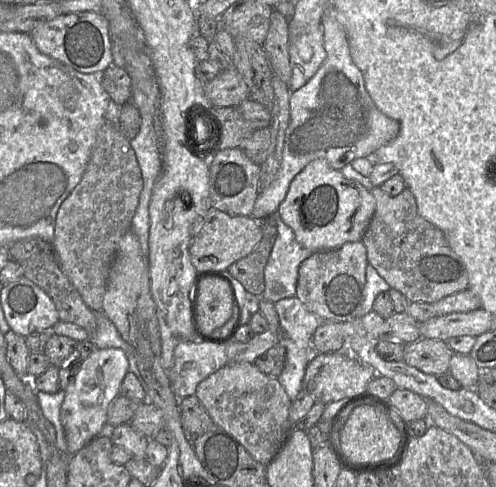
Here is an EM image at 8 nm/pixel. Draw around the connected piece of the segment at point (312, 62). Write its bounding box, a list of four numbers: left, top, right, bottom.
[288,26,326,92]

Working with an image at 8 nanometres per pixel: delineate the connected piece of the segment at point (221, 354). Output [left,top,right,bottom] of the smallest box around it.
[167,339,228,399]

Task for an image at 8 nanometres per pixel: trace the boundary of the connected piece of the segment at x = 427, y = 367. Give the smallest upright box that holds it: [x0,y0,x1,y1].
[403,338,453,376]

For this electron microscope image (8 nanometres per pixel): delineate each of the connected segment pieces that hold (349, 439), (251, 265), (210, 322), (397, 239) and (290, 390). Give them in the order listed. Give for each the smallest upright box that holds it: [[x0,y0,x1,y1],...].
[[339,405,400,463],[227,215,278,297],[196,275,235,334],[362,187,469,304],[275,297,326,402]]

